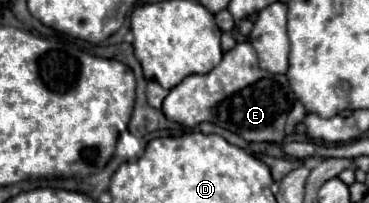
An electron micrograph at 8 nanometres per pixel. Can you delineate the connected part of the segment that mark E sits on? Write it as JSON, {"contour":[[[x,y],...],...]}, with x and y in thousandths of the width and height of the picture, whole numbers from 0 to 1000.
{"contour":[[[645,207],[629,246],[607,256],[602,305],[569,345],[569,365],[520,365],[472,424],[444,483],[439,552],[466,601],[509,631],[542,601],[585,601],[656,670],[667,700],[764,700],[770,611],[797,493],[775,374],[710,345],[683,217]]]}

